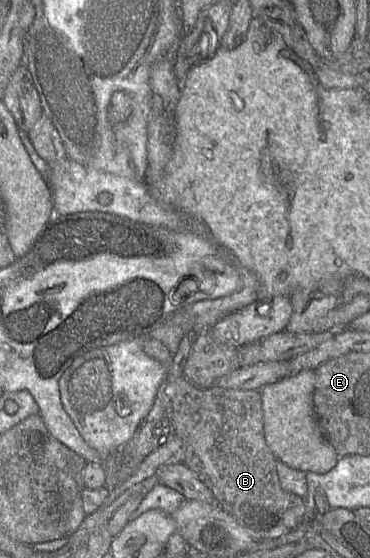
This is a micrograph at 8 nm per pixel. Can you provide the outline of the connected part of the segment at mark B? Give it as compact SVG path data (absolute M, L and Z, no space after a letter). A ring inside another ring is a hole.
M144 337L143 351L165 367L167 394L171 401L173 434L181 438L185 448L184 464L212 492L217 505L230 514L254 539L278 538L307 520L303 499L282 489L276 457L266 444L263 429L261 391L223 389L214 386L200 389L183 376L182 367L173 362L173 355L157 339Z

